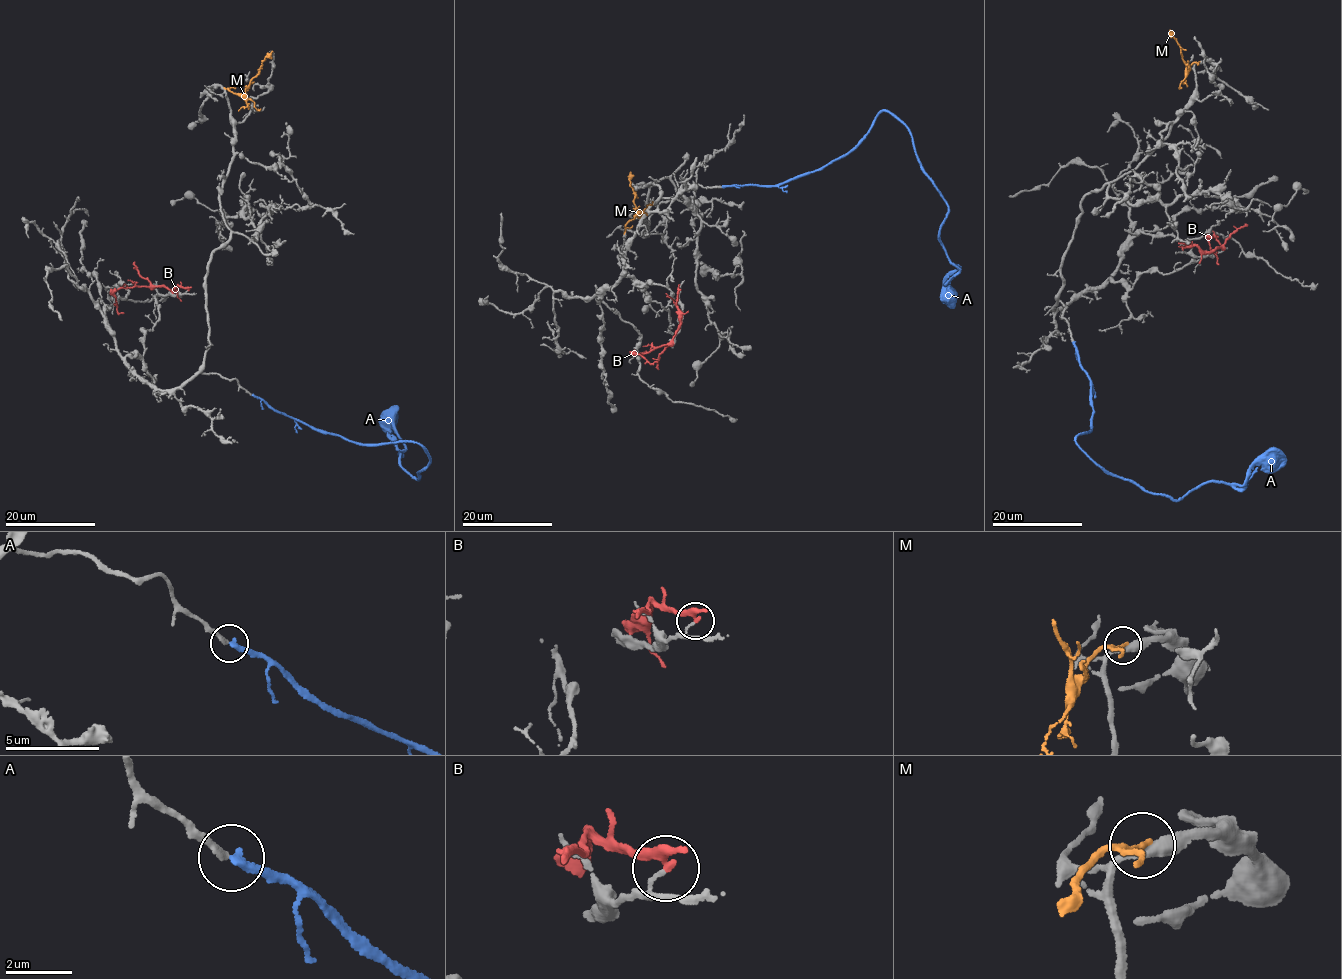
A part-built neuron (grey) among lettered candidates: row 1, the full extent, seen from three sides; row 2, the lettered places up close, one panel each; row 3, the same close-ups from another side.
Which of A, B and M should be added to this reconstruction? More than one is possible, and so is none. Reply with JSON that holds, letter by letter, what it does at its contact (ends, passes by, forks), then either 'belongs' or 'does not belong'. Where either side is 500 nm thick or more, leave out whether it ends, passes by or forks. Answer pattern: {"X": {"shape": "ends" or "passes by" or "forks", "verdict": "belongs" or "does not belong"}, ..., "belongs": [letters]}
{"A": {"shape": "ends", "verdict": "does not belong"}, "B": {"shape": "passes by", "verdict": "does not belong"}, "M": {"shape": "passes by", "verdict": "does not belong"}, "belongs": []}

